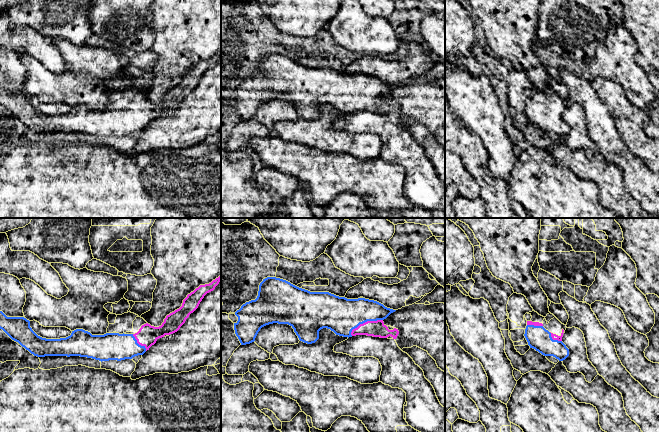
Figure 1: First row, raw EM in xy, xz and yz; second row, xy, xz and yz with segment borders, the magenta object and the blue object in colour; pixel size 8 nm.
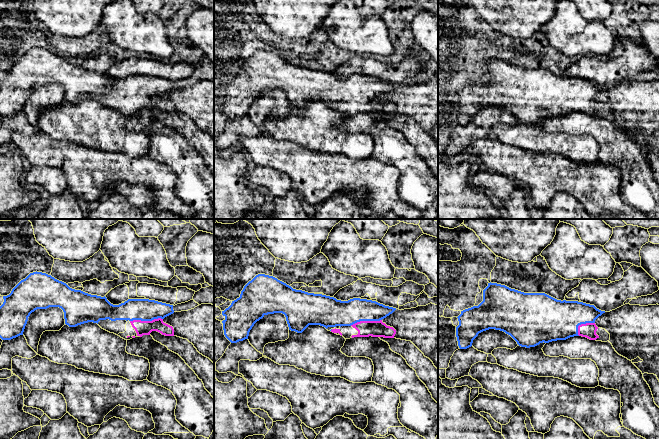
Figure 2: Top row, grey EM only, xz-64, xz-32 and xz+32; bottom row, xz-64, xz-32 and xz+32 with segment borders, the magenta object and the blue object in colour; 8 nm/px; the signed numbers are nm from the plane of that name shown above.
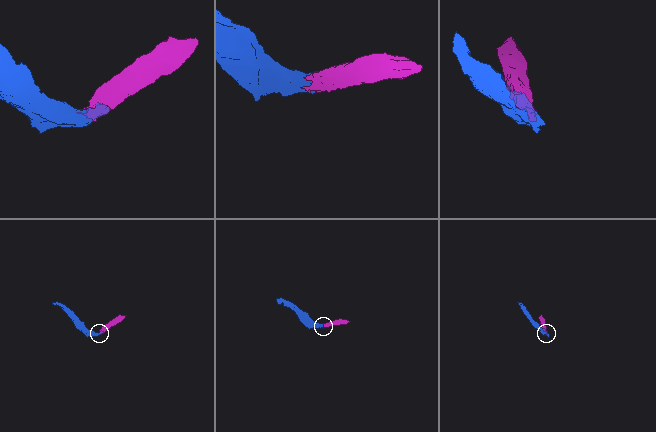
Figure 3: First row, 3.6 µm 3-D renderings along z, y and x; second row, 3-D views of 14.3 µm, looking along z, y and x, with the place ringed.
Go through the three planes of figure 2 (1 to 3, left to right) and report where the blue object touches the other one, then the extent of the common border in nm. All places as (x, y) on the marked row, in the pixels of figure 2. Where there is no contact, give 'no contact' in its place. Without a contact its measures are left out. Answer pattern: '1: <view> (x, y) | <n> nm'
1: xz-64 (146, 321) | 260 nm
2: xz-32 (365, 321) | 260 nm
3: xz+32 (582, 324) | 170 nm

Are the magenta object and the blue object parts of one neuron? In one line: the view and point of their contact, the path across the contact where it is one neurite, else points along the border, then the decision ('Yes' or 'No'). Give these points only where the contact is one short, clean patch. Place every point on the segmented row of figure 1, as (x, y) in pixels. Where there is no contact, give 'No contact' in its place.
Touches magenta at xz (365, 322). Yes

